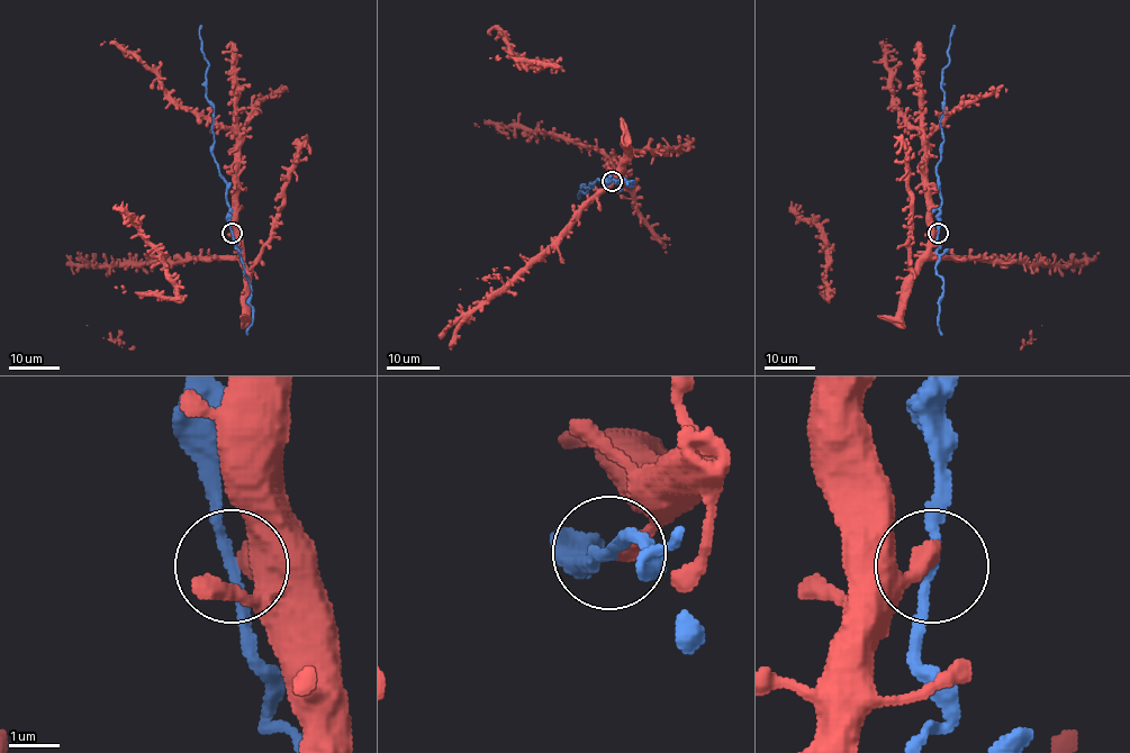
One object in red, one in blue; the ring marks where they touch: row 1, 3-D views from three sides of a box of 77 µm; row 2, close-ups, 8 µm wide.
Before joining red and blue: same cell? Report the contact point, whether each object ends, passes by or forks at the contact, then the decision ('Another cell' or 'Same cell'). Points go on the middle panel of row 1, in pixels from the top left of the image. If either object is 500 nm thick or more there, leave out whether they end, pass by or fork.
Place: (612, 181). At the ring red ends. At the ring blue passes by. Same cell

